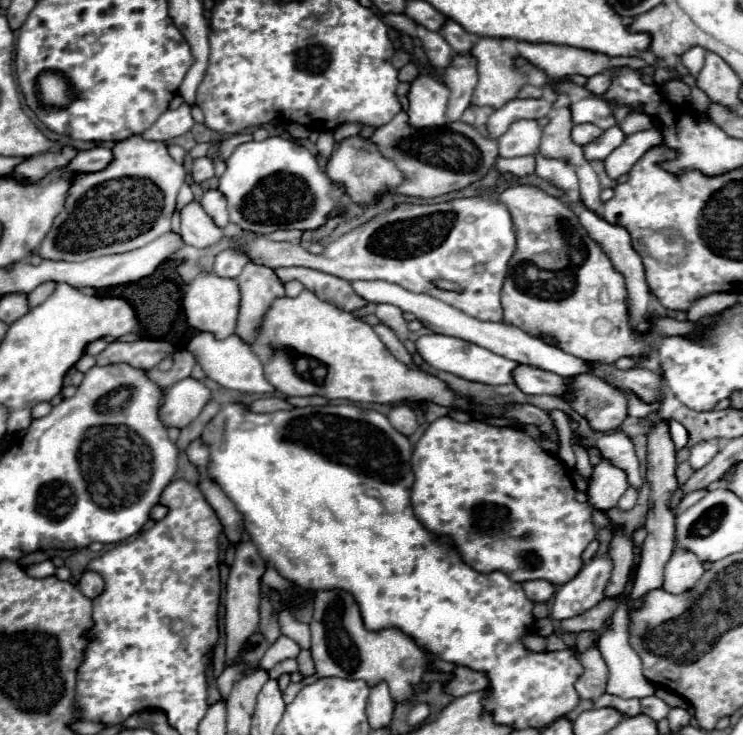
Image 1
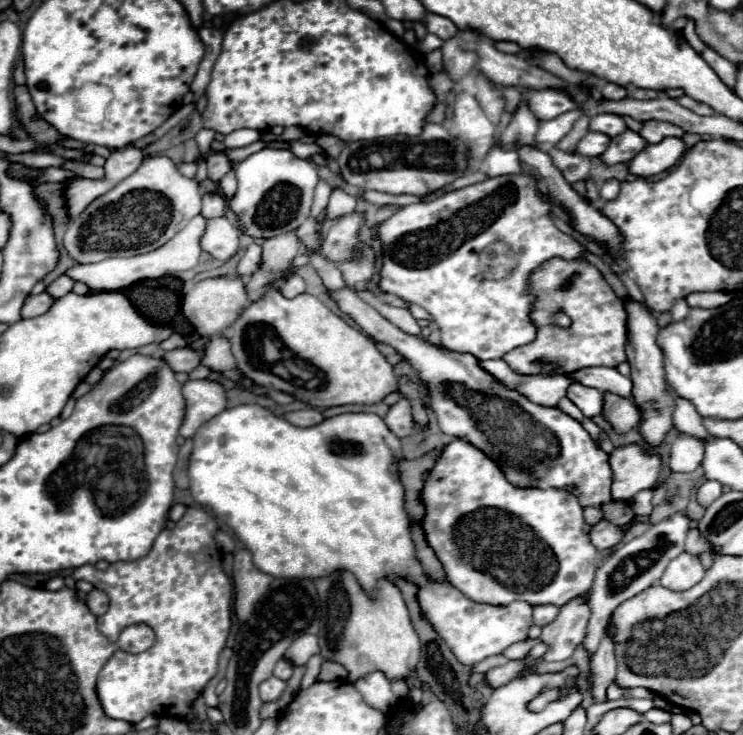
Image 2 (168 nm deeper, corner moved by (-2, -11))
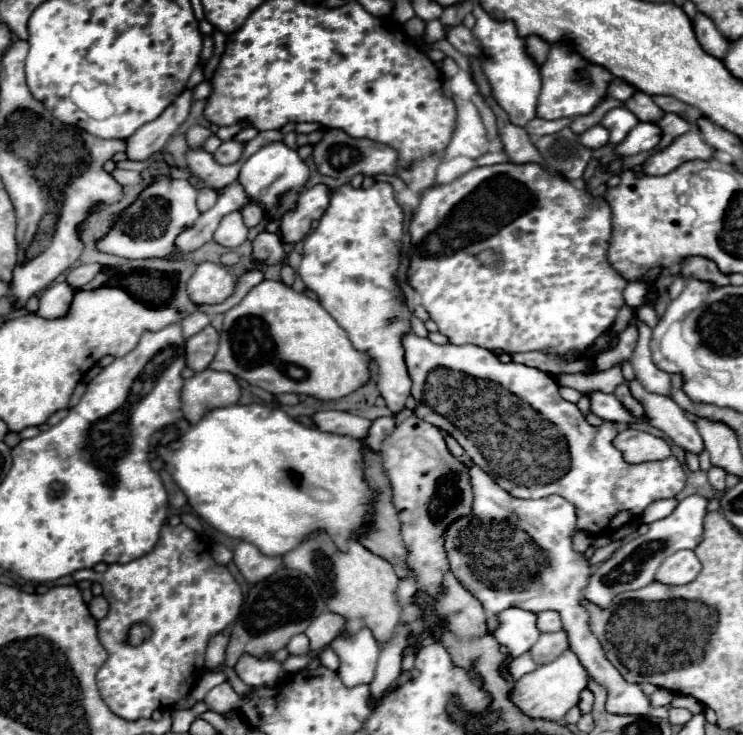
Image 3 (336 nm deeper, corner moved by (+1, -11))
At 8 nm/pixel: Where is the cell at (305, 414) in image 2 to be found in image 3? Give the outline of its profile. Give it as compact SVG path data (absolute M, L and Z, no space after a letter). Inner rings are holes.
M318 411L312 417L312 423L320 431L330 431L330 433L340 433L340 435L352 435L352 437L364 437L370 421L364 417L356 417L344 411Z

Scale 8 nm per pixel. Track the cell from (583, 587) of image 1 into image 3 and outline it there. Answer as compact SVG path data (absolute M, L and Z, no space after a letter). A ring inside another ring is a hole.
M556 631L556 633L540 633L540 637L532 645L530 653L538 665L546 665L546 663L554 661L566 649L570 649L566 631Z

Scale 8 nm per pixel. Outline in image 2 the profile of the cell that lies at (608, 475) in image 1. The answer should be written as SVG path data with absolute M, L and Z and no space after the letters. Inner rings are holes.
M637 443L615 447L609 463L613 469L611 495L615 501L629 501L635 493L653 489L661 471L661 455Z

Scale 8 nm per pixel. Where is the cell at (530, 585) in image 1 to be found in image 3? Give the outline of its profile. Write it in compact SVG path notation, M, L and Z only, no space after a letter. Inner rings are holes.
M540 611L536 613L538 615L538 621L536 621L536 627L540 631L560 631L562 629L562 623L560 623L560 617L554 613L554 611Z

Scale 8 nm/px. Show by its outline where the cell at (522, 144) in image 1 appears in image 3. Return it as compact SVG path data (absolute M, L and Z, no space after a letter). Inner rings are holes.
M474 3L472 13L476 15L476 27L472 29L472 33L476 35L486 53L482 69L492 87L492 97L508 113L514 125L524 127L536 117L536 99L540 95L540 67L526 55L524 39L518 37L512 21L494 21L478 3Z

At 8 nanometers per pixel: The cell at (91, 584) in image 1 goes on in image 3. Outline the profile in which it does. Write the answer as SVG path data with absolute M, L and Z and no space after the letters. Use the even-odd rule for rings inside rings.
M102 595L100 597L92 597L88 607L90 607L90 613L92 613L94 619L102 619L108 613L108 601Z

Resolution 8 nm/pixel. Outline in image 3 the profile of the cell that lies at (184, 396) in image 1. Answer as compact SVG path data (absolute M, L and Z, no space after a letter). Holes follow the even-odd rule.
M204 369L184 381L182 413L188 423L198 423L208 411L234 405L240 399L240 387L228 373Z

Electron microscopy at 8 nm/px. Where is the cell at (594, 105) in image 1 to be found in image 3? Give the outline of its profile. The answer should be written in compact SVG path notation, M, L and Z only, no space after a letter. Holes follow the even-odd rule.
M616 107L604 115L600 125L610 131L610 143L616 145L628 135L628 131L634 125L638 125L638 117L634 113L630 113L626 107Z

